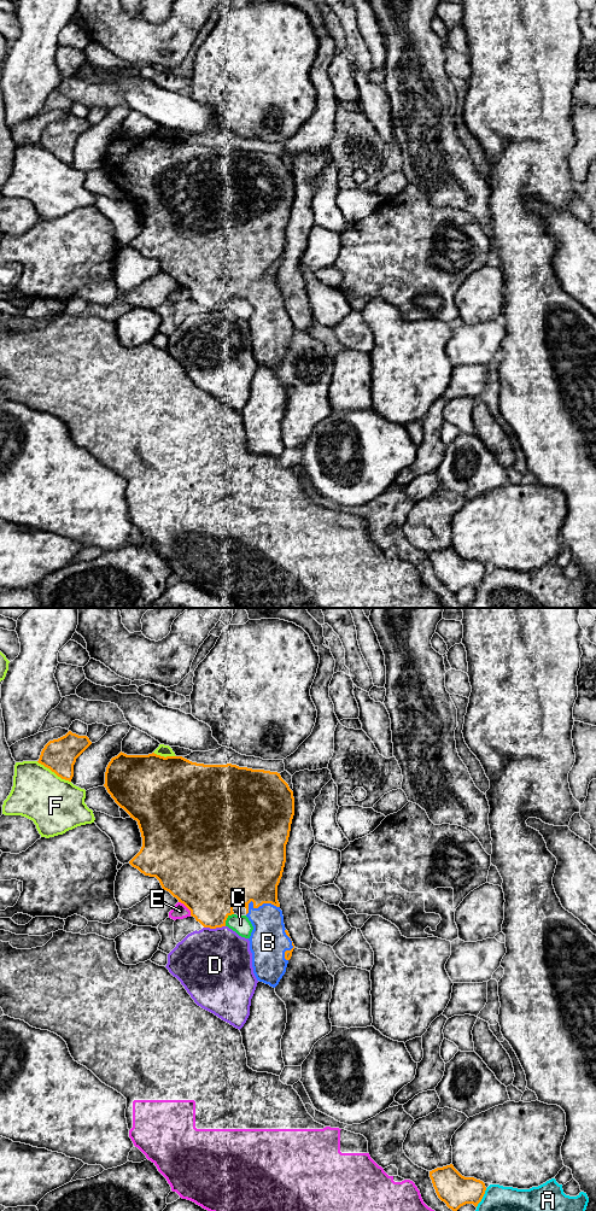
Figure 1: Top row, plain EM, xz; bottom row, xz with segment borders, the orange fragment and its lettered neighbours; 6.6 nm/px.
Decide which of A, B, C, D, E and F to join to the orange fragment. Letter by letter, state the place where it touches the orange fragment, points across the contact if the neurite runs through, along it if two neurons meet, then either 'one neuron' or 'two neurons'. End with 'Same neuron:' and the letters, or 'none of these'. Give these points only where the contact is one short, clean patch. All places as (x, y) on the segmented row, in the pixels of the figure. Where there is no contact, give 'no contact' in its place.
A: xz (481, 1198) | two neurons
B: xz (257, 907) | one neuron
C: xz (226, 919) | two neurons
D: xz (214, 928) | two neurons
E: xz (186, 906) | two neurons
F: xz (53, 771) | two neurons
Same neuron: B

